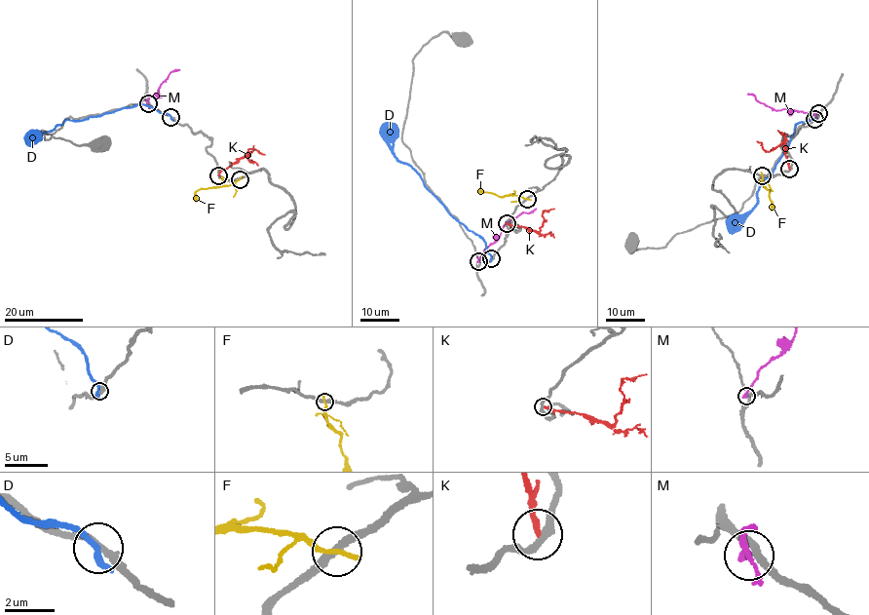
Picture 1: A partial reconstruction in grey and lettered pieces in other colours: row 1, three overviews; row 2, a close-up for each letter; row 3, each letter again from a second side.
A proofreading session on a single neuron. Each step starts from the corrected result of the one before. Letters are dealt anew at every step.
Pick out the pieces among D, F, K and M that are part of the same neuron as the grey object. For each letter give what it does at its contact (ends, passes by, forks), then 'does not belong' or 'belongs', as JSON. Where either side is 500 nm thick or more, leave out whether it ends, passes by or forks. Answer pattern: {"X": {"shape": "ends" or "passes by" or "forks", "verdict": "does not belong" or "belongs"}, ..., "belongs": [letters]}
{"D": {"shape": "ends", "verdict": "does not belong"}, "F": {"shape": "ends", "verdict": "does not belong"}, "K": {"shape": "ends", "verdict": "does not belong"}, "M": {"shape": "passes by", "verdict": "does not belong"}, "belongs": []}

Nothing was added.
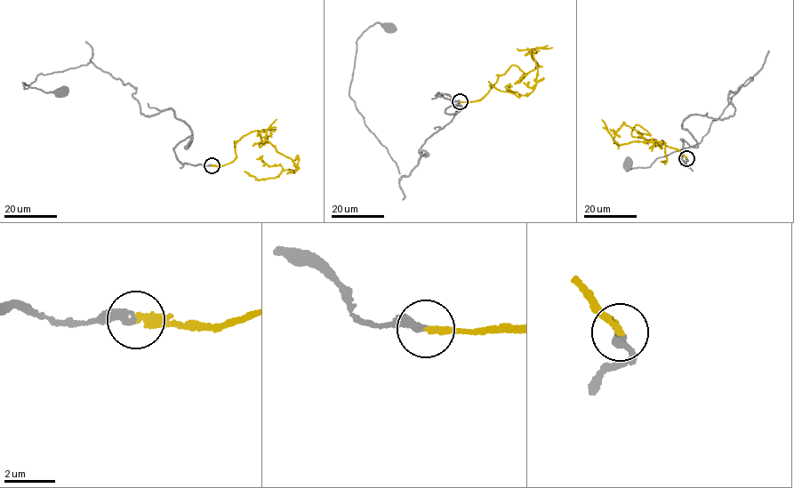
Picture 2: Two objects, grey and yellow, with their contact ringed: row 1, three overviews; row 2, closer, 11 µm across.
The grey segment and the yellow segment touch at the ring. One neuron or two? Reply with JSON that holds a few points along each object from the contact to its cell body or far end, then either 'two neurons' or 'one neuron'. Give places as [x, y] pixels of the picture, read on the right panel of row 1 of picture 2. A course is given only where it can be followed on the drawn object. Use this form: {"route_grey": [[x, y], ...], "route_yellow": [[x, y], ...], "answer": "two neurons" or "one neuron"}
{"route_grey": [[686, 158], [682, 140], [698, 146], [682, 121], [733, 115], [728, 94], [755, 75], [700, 142], [629, 164]], "route_yellow": [[686, 158], [633, 136], [639, 125], [650, 134], [623, 124], [614, 132], [621, 144], [661, 141], [661, 161]], "answer": "one neuron"}

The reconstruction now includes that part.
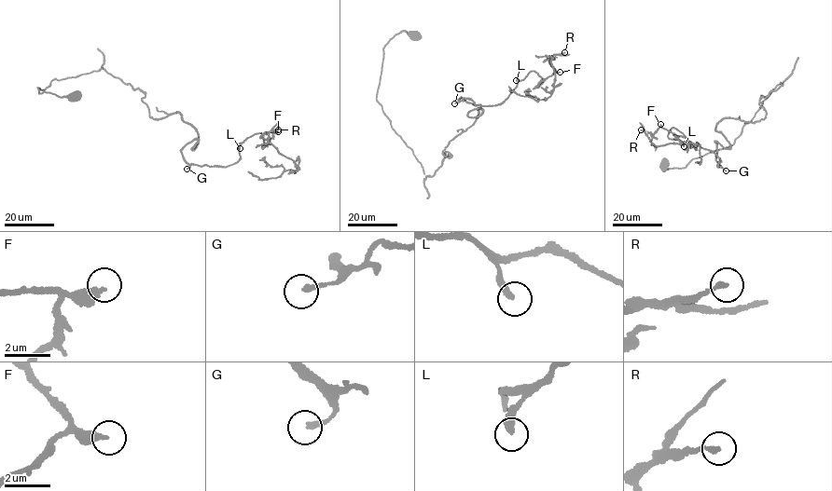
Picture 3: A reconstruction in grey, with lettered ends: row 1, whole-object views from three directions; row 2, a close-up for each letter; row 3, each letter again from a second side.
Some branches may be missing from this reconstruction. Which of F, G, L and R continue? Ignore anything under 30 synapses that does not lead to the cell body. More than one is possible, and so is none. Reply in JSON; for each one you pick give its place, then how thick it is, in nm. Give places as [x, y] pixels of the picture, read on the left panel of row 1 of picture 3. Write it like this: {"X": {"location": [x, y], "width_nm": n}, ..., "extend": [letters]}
{"G": {"location": [187, 169], "width_nm": 200}, "extend": ["G"]}

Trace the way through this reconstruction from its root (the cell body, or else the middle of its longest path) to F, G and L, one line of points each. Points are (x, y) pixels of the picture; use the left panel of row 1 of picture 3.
F: (76, 97), (36, 88), (103, 68), (195, 129), (181, 152), (197, 165), (278, 131)
G: (76, 97), (36, 88), (101, 67), (145, 92), (150, 117), (177, 112), (199, 137), (181, 150), (187, 169)
L: (76, 97), (36, 88), (103, 68), (195, 129), (189, 164), (240, 148)

